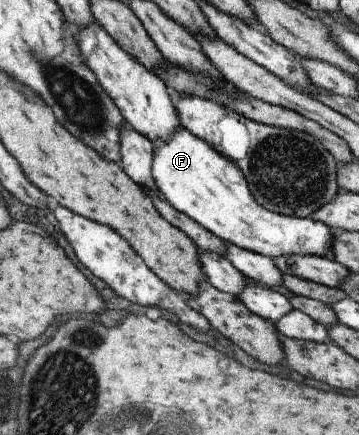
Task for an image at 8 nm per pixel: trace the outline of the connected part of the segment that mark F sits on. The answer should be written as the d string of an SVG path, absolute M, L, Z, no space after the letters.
M179 127L162 143L153 144L151 177L157 192L178 212L184 213L203 229L223 240L224 243L273 259L282 255L319 256L332 258L333 232L323 222L308 217L276 214L260 206L246 184L240 169L234 162L218 154L207 142L196 138L184 127Z

